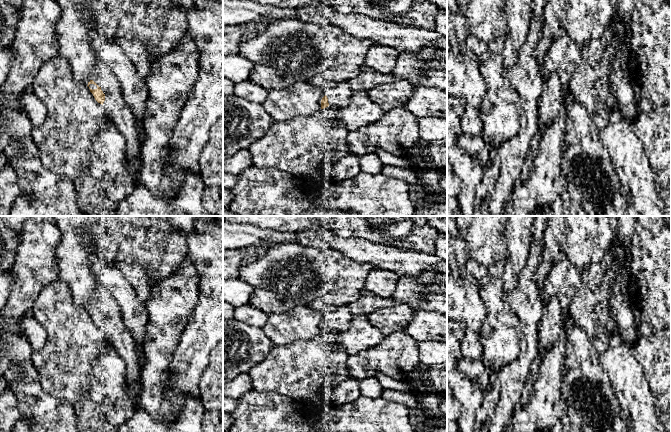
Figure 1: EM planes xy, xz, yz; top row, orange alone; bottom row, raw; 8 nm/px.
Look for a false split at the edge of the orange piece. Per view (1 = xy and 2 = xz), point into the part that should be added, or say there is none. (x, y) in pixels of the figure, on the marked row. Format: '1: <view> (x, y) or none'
1: xy (118, 111)
2: xz (339, 95)

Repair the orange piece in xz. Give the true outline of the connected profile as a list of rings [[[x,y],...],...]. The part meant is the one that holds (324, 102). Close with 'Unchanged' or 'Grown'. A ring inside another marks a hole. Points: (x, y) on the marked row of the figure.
[[[341,82],[328,88],[326,95],[321,100],[321,109],[324,109],[329,105],[337,109],[345,108],[349,104],[349,100],[354,93],[349,82]]]. Grown

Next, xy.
[[[93,80],[86,84],[95,100],[102,104],[109,119],[114,123],[116,129],[122,134],[126,144],[126,156],[130,161],[131,167],[136,173],[140,174],[142,167],[140,141],[140,129],[131,108],[123,98],[120,86],[109,86],[104,94]]]. Grown

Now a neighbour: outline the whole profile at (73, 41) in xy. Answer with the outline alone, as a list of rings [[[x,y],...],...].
[[[57,0],[62,9],[61,16],[55,25],[57,33],[56,44],[58,47],[57,56],[64,58],[70,64],[73,77],[77,82],[86,85],[89,80],[93,80],[106,95],[109,86],[119,86],[120,84],[111,64],[100,59],[92,47],[89,30],[100,27],[99,22],[95,20],[95,13],[91,8],[94,1]]]

